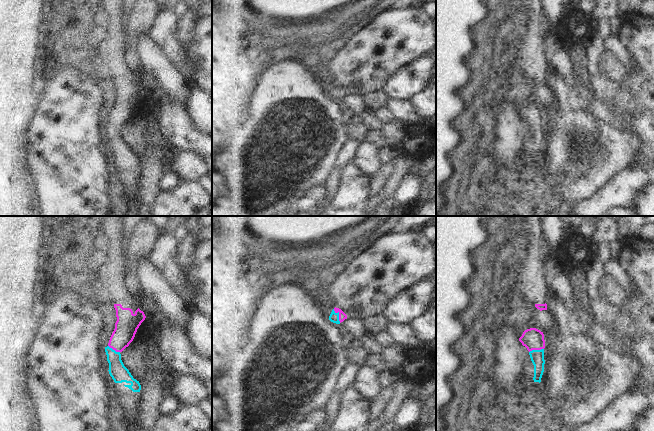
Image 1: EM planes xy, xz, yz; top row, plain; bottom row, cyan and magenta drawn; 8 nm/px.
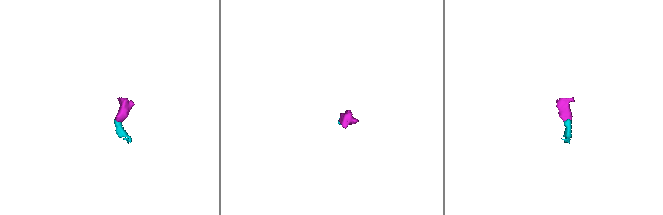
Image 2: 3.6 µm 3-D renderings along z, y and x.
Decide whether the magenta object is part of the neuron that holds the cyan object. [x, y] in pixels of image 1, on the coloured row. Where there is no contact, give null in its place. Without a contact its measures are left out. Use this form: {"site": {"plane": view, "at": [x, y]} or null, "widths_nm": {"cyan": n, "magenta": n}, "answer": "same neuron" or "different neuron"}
{"site": {"plane": "xz", "at": [338, 316]}, "widths_nm": {"cyan": 80, "magenta": 60}, "answer": "same neuron"}

